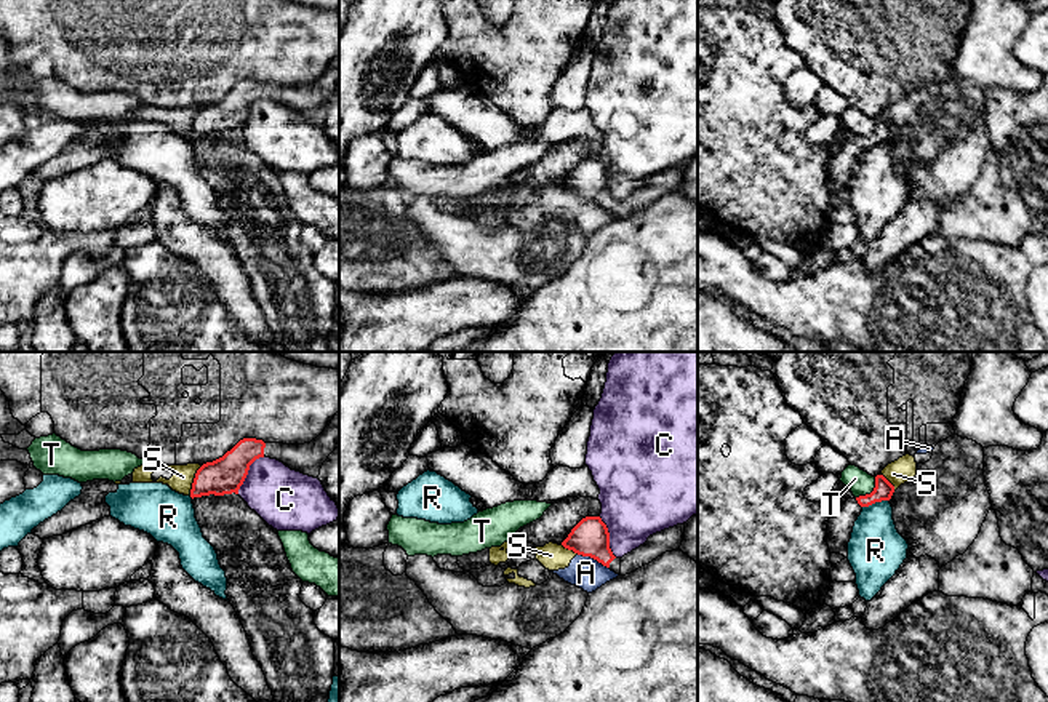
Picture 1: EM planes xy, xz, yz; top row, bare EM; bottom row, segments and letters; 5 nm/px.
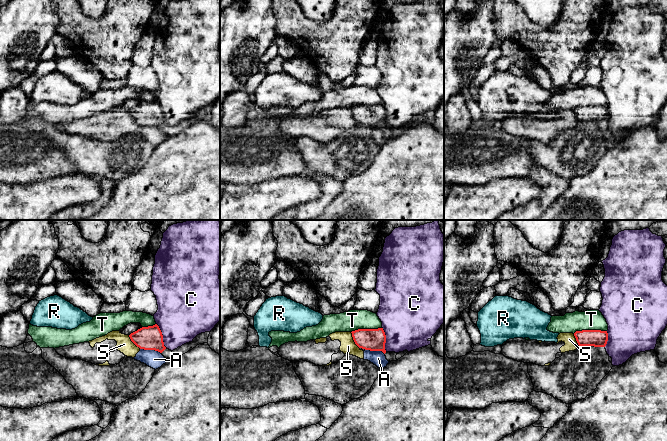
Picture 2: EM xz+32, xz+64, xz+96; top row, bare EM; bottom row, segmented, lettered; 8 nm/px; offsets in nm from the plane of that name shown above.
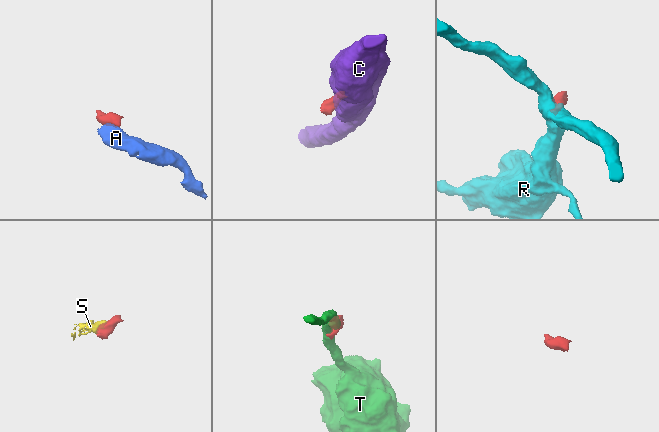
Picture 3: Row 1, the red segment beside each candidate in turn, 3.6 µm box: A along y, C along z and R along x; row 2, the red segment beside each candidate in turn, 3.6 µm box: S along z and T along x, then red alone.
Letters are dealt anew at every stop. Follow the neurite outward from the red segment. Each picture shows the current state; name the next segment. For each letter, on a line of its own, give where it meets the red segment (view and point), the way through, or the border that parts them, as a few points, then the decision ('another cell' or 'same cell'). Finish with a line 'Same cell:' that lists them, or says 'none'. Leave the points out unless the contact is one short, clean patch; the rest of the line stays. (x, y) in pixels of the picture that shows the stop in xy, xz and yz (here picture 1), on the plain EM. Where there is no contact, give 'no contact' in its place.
A: meets red in xz at (594, 200); border along xz (578, 195), (589, 197), (608, 210); another cell
C: meets red in xy at (247, 114); border along xy (264, 98), (260, 98), (250, 107), (237, 135); another cell
R: meets red in yz at (876, 143); border along yz (888, 141), (863, 149); another cell
S: meets red in xy at (194, 122); border along xy (202, 107), (196, 115), (189, 136); another cell
T: meets red in yz at (872, 133); border along yz (876, 119), (876, 128), (856, 139); another cell
Same cell: none

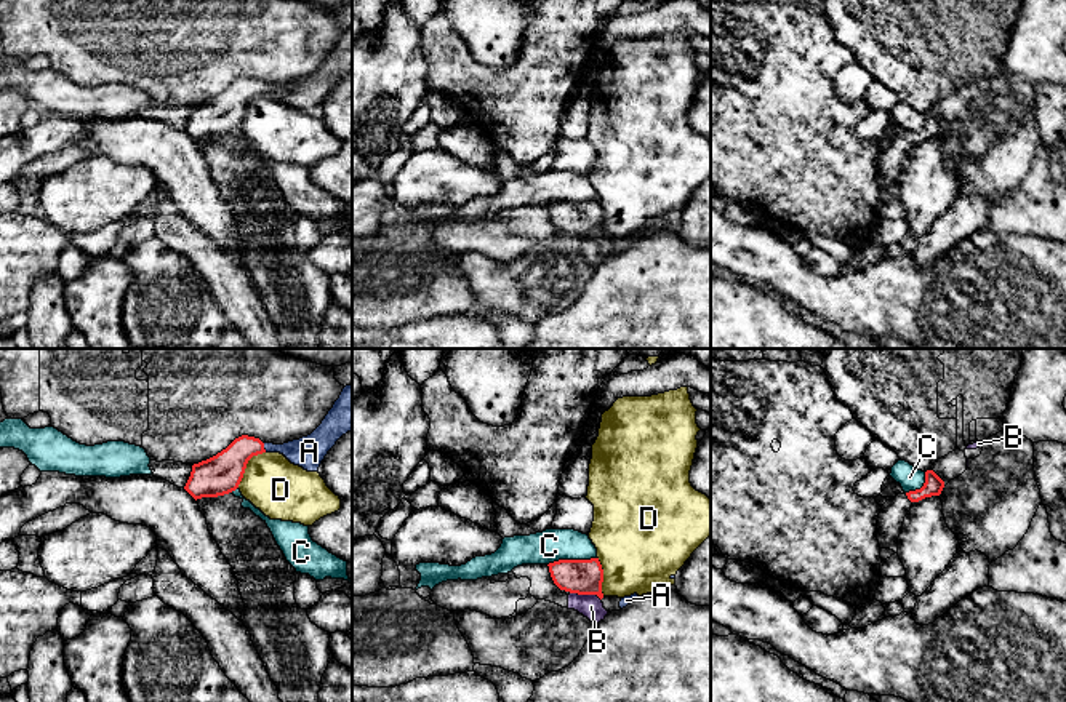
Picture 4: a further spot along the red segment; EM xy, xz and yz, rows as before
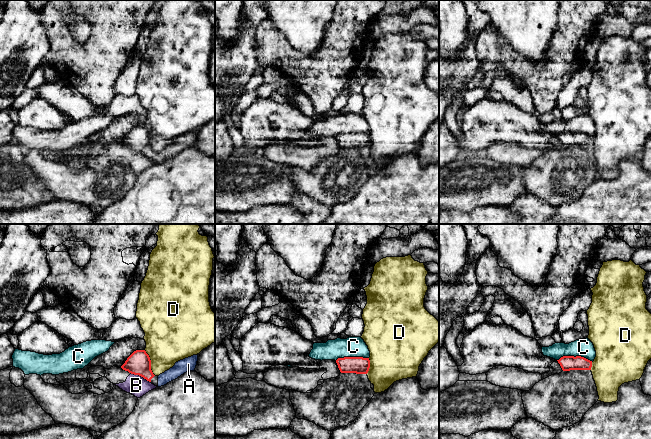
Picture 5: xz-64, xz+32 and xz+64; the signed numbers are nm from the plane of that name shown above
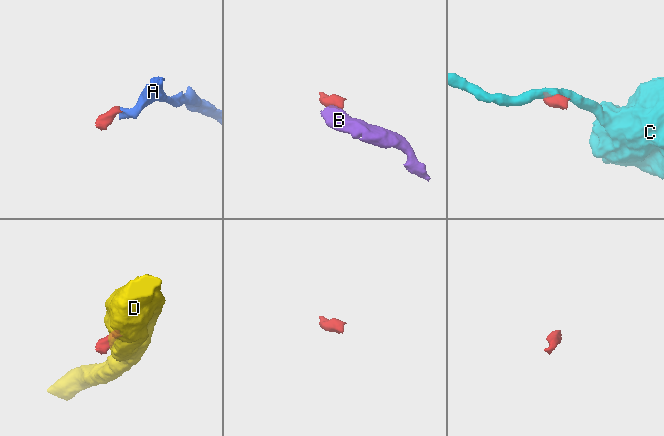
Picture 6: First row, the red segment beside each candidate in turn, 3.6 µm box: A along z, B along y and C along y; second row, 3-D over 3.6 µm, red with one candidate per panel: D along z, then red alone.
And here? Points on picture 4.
A: meets red in xy at (263, 90); runs through xy (221, 115), (247, 90), (263, 90), (309, 93); same cell
B: meets red in xz at (586, 235); border along xz (570, 234), (594, 235), (601, 242); another cell
C: meets red in xz at (572, 202); border along xz (596, 199), (559, 200), (548, 207); another cell
D: meets red in xy at (245, 107); border along xy (264, 93), (248, 103), (237, 128); another cell
Same cell: A

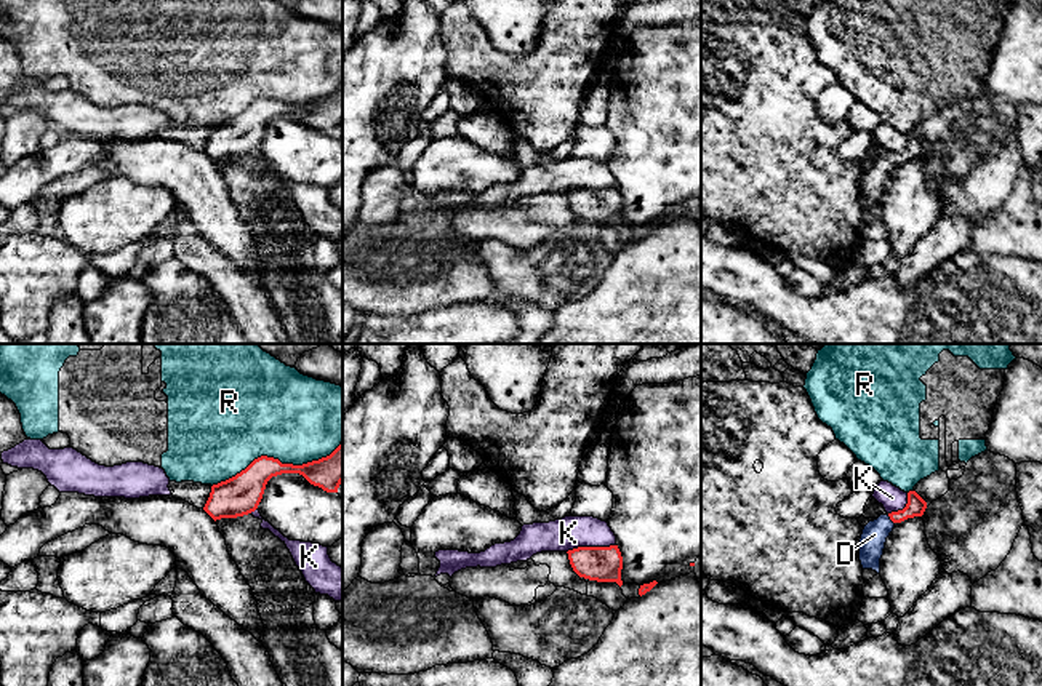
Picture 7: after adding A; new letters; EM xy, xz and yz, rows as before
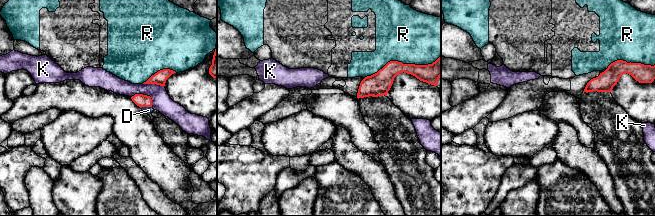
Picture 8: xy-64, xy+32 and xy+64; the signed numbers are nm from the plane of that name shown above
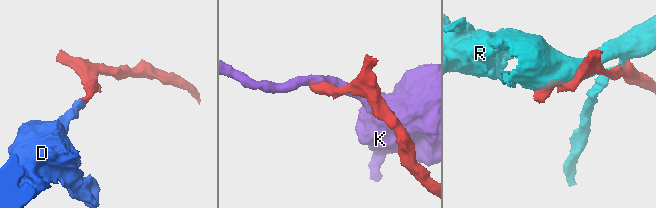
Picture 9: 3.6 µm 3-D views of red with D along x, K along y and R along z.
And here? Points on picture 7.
D: meets red in yz at (890, 160); runs through yz (916, 147), (890, 160), (874, 176); same cell
K: meets red in xz at (591, 189); border along xz (615, 186), (578, 187), (567, 194); another cell
R: meets red in xy at (277, 101); another cell
Same cell: D

